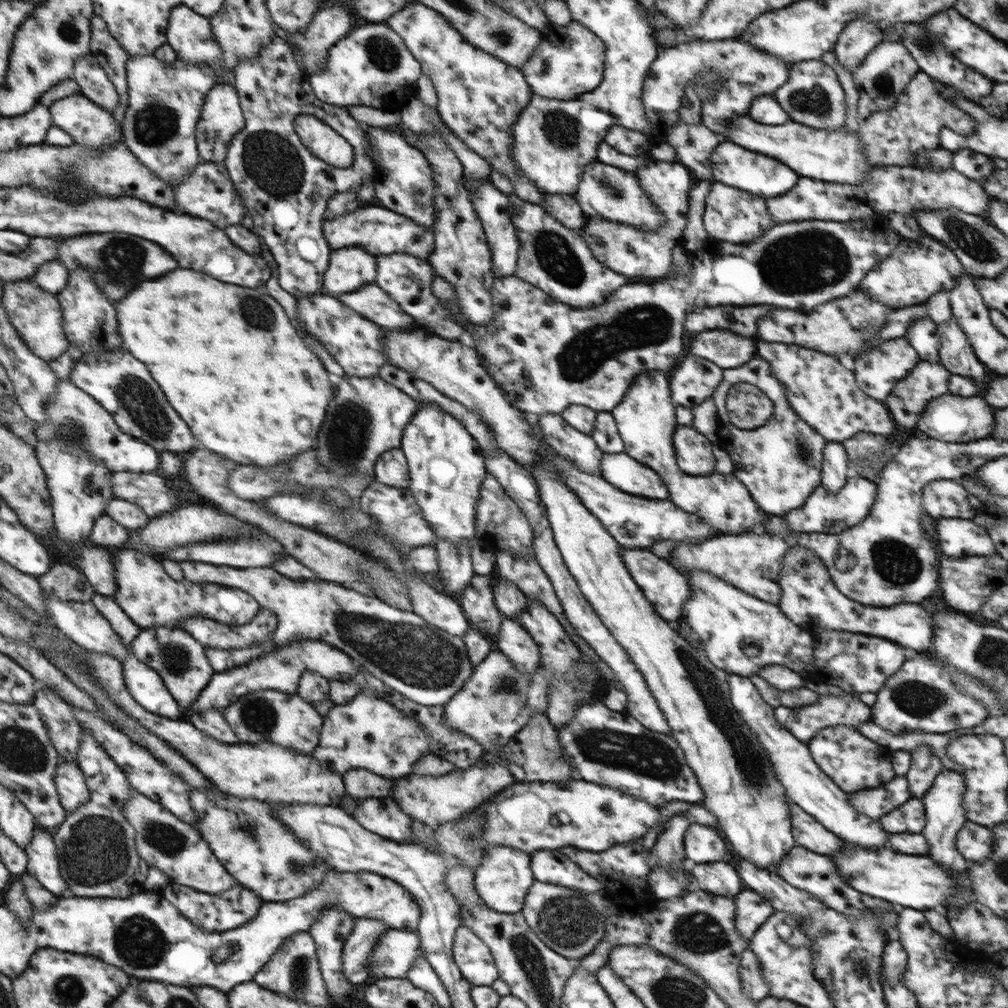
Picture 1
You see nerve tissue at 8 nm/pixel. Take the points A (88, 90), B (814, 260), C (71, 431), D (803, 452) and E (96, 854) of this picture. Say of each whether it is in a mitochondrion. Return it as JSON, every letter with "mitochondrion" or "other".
{"A":"other","B":"mitochondrion","C":"mitochondrion","D":"mitochondrion","E":"mitochondrion"}

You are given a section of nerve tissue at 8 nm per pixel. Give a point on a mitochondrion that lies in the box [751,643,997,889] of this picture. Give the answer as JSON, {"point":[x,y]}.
{"point":[917,699]}

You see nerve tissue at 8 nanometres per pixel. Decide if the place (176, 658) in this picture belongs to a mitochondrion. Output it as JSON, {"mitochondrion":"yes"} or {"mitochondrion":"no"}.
{"mitochondrion":"yes"}

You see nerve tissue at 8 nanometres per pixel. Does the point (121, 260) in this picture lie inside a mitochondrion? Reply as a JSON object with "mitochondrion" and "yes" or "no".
{"mitochondrion":"yes"}

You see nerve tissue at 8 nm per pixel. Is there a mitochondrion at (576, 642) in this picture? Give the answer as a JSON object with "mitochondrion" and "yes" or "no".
{"mitochondrion":"no"}

